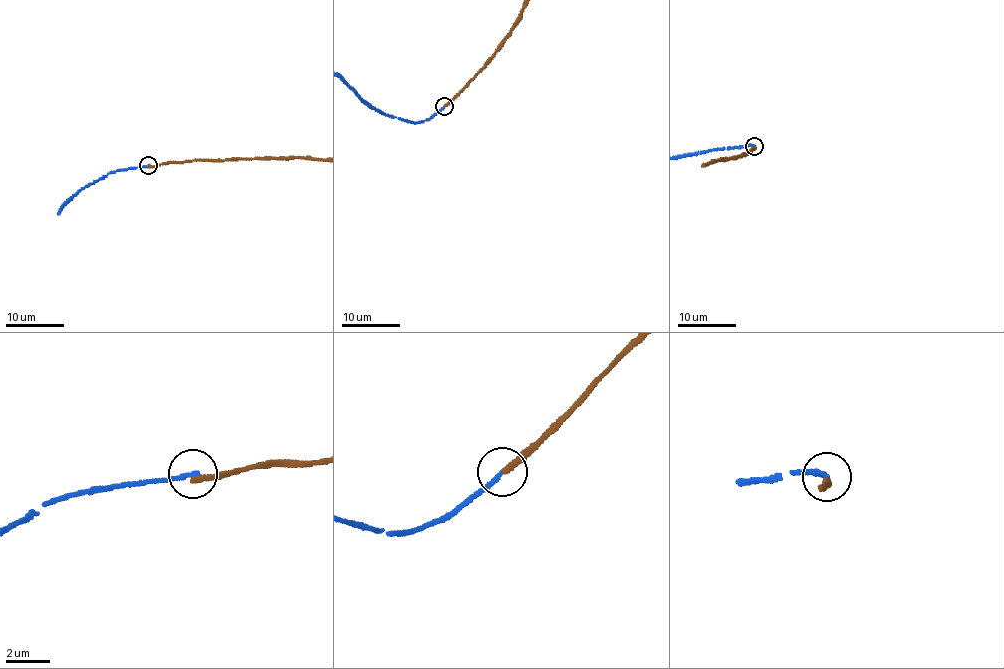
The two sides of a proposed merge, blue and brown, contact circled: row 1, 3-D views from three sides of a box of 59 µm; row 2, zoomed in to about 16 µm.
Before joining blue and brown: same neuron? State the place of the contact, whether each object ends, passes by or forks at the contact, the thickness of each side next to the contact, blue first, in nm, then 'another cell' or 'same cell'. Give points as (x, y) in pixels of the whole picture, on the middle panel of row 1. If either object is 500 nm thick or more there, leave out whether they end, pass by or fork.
place (444, 106); blue ends; brown ends; calibres 200 and 240 nm; another cell

